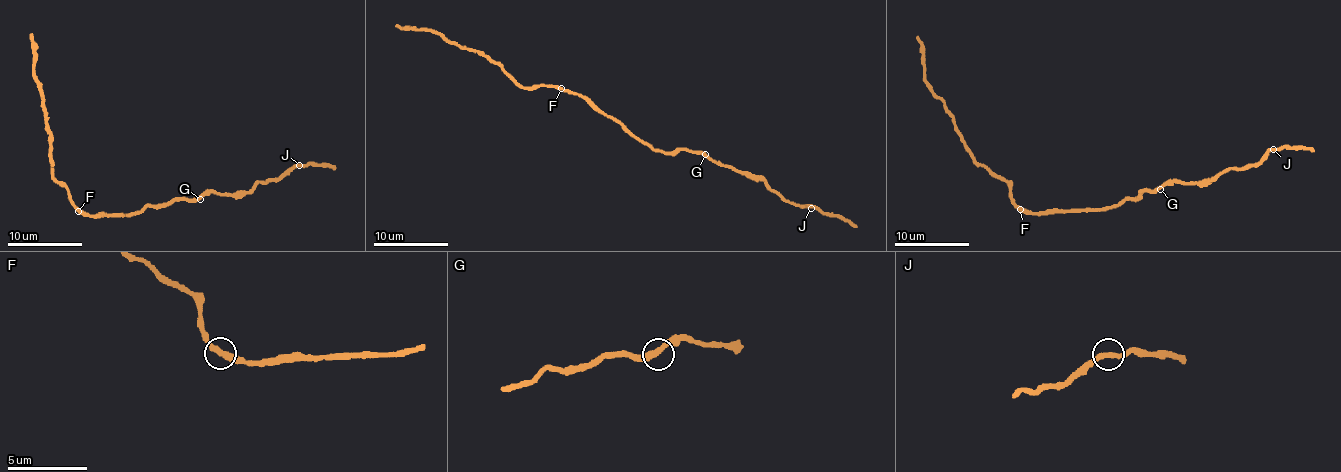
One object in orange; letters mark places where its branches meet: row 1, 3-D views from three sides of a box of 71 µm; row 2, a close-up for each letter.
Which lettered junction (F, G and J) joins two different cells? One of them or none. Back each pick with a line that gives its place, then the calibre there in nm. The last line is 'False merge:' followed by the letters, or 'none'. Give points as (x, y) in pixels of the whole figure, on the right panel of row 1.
False merge: none

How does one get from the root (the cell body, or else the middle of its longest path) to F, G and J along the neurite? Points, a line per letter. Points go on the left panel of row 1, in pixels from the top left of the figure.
F: (127, 214), (83, 215), (79, 211)
G: (127, 214), (138, 212), (146, 205), (168, 205), (175, 200), (200, 199)
J: (127, 214), (138, 212), (146, 205), (197, 200), (208, 191), (252, 193), (257, 182), (281, 177), (299, 165)

